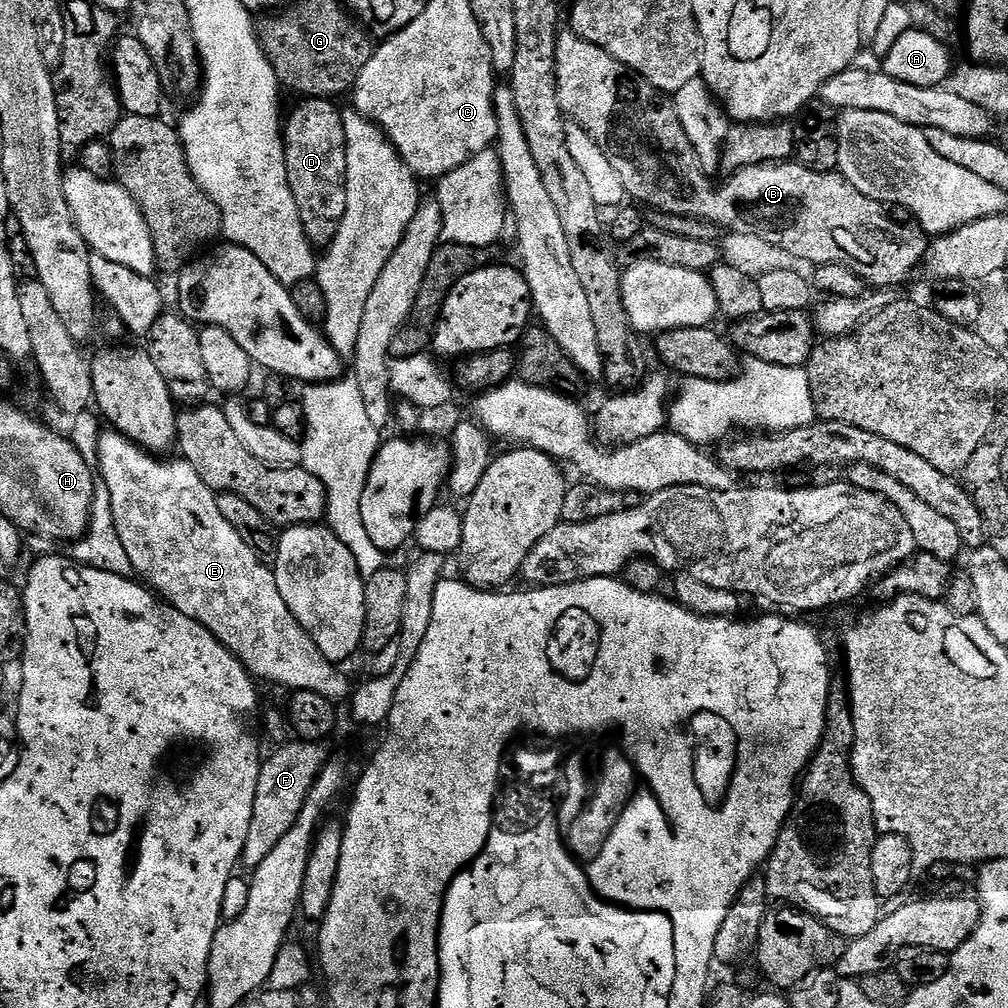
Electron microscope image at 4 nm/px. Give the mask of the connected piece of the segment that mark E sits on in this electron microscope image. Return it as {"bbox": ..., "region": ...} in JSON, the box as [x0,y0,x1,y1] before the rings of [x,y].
{"bbox":[98,430,350,702],"region":[[[115,430],[105,431],[101,435],[98,455],[100,455],[98,476],[102,481],[103,487],[104,484],[108,487],[106,499],[109,508],[112,510],[115,524],[114,531],[118,534],[122,546],[126,546],[126,554],[132,563],[132,572],[145,585],[150,586],[151,591],[159,594],[182,614],[186,614],[192,617],[193,620],[197,620],[202,626],[206,626],[206,630],[210,630],[210,634],[214,634],[214,638],[218,638],[218,642],[222,642],[222,646],[226,646],[226,650],[233,652],[241,660],[245,668],[252,673],[253,677],[259,678],[261,681],[263,681],[262,679],[269,680],[269,685],[280,685],[287,690],[298,692],[310,690],[314,694],[322,694],[322,698],[333,702],[347,701],[349,699],[350,687],[348,688],[348,676],[342,670],[344,668],[327,660],[325,654],[322,654],[318,646],[311,640],[310,634],[302,628],[298,619],[290,612],[290,607],[286,606],[285,599],[279,593],[273,569],[254,550],[250,550],[250,546],[246,546],[246,542],[242,542],[242,534],[238,534],[238,530],[234,530],[234,526],[230,526],[230,522],[226,522],[226,518],[222,518],[222,510],[218,510],[218,502],[216,501],[217,493],[213,492],[210,486],[206,486],[206,482],[202,482],[202,478],[196,473],[192,464],[187,464],[182,458],[175,458],[176,460],[157,458],[147,448],[140,447],[139,444],[135,444],[133,440],[128,440],[122,433]]]}

